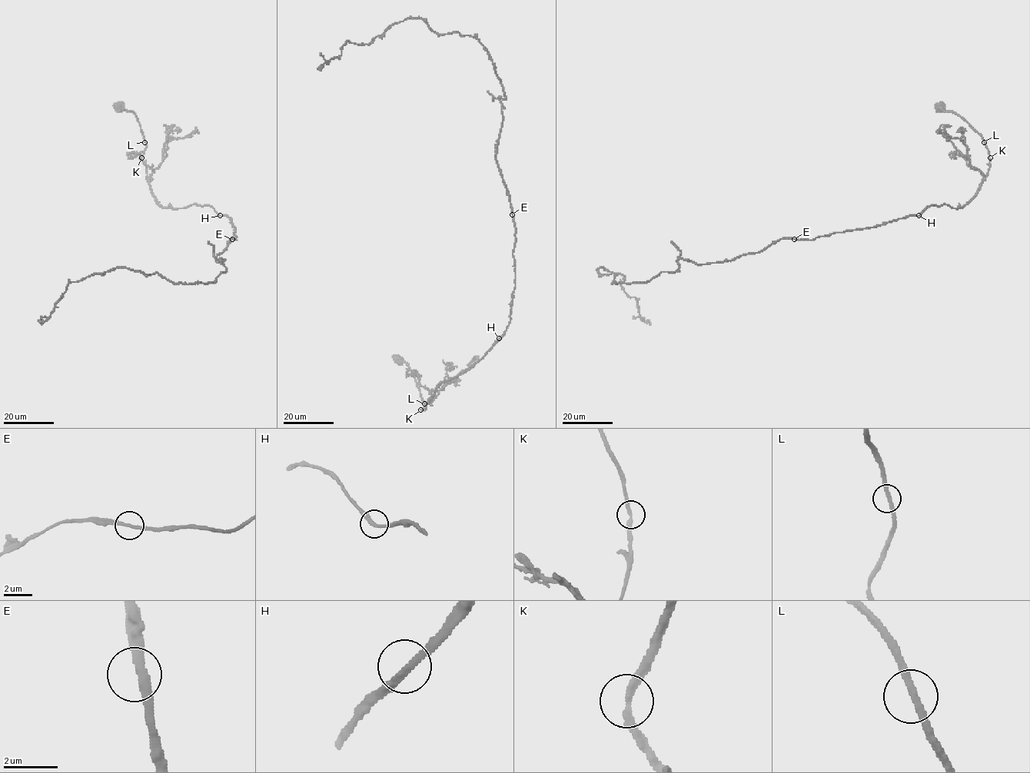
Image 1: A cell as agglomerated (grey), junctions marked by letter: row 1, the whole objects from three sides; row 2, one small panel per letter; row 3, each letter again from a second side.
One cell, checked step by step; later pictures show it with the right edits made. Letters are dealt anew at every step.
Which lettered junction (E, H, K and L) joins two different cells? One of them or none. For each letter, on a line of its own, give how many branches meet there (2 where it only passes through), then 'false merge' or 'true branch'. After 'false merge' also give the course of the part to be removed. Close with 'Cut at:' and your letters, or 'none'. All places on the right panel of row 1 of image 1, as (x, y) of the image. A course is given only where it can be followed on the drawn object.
E: branches 2; true branch
H: branches 2; true branch
K: branches 2; true branch
L: branches 2; true branch
Cut at: none

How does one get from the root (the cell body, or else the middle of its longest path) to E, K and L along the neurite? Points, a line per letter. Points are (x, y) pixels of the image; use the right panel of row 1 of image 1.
E: (939, 106), (960, 115), (988, 151), (988, 175), (968, 201), (794, 239)
K: (939, 106), (944, 111), (960, 115), (981, 136), (989, 157)
L: (939, 106), (944, 111), (960, 115), (981, 136), (984, 142)

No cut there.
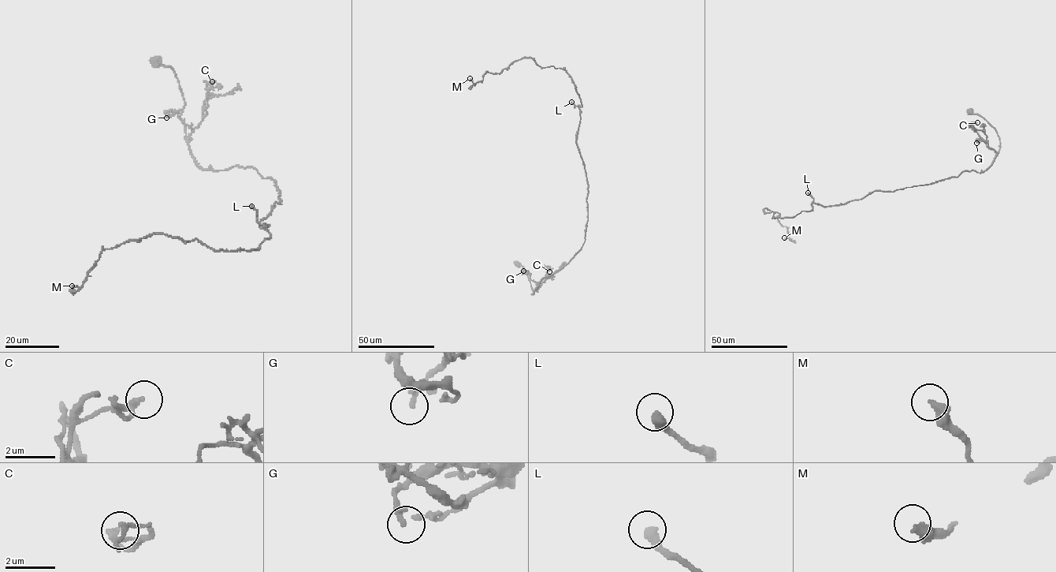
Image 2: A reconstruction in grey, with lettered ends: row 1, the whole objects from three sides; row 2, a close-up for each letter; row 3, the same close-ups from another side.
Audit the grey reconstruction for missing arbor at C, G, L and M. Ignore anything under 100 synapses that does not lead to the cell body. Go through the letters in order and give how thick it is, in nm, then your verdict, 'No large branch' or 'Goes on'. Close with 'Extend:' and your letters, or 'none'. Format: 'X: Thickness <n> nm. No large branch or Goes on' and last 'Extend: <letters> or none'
C: Thickness 260 nm. No large branch
G: Thickness 160 nm. No large branch
L: Thickness 360 nm. Goes on
M: Thickness 400 nm. No large branch
Extend: L

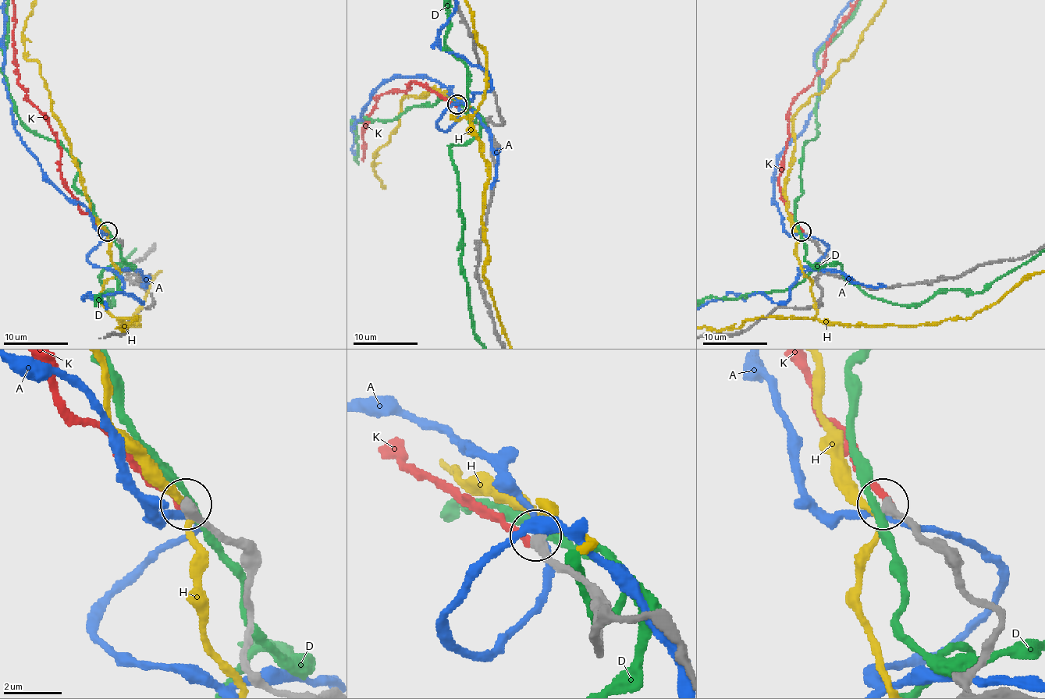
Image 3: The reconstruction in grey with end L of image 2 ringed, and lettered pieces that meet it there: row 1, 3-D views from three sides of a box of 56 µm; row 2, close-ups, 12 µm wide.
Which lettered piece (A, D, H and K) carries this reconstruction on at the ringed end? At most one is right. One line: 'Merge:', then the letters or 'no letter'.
Merge: no letter

